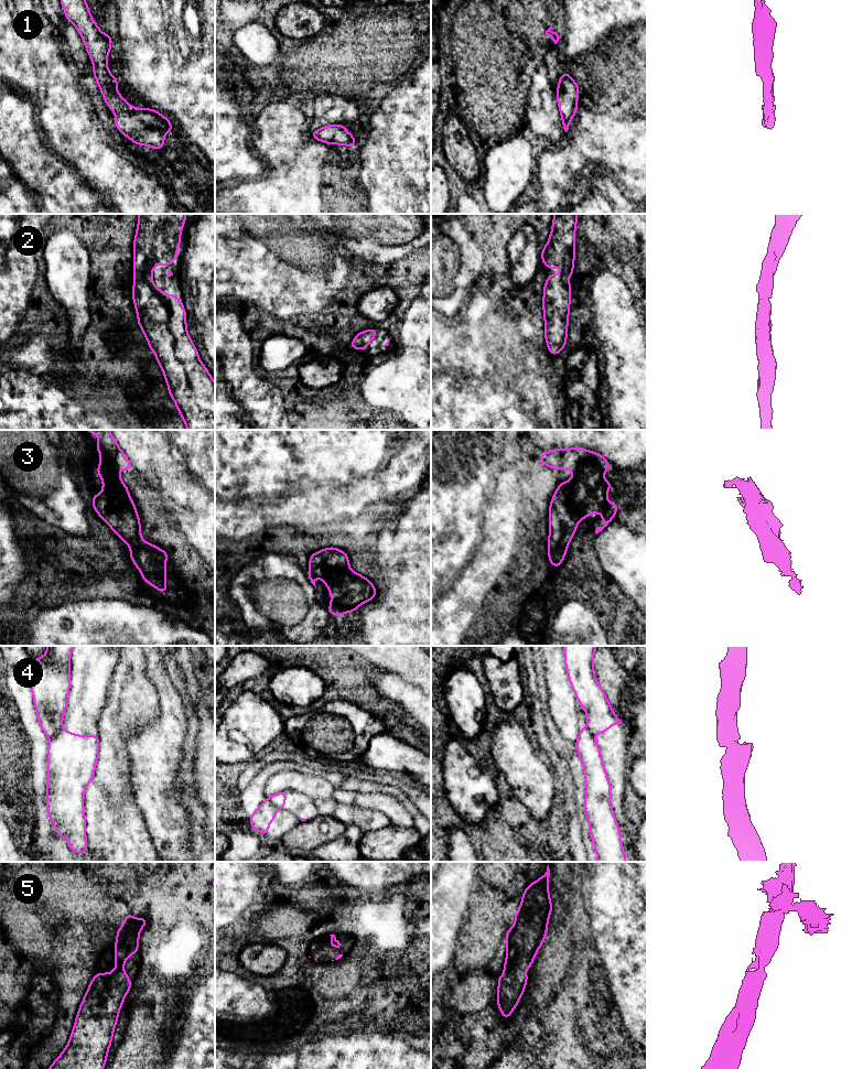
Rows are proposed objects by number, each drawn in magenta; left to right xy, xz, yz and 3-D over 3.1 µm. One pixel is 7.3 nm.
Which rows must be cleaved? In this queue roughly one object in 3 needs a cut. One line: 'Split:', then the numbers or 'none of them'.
Split: 4

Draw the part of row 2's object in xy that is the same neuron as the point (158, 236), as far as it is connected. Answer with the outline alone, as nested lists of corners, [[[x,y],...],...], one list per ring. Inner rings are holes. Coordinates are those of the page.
[[[139,214],[139,219],[138,219],[138,227],[136,231],[136,237],[133,241],[133,253],[134,253],[134,259],[133,259],[133,272],[134,272],[134,280],[133,280],[133,290],[132,290],[132,298],[133,298],[133,303],[134,307],[138,314],[138,325],[141,327],[143,334],[145,335],[145,338],[149,344],[149,348],[154,352],[155,358],[164,374],[164,379],[166,380],[168,388],[169,388],[169,393],[171,398],[174,400],[177,411],[181,414],[181,418],[185,422],[186,429],[187,430],[215,430],[215,382],[209,374],[209,371],[206,369],[204,364],[199,360],[198,358],[198,353],[196,347],[193,344],[193,341],[187,334],[187,328],[186,328],[186,312],[183,306],[183,303],[181,300],[176,298],[176,294],[170,294],[166,295],[164,291],[161,291],[158,289],[153,280],[150,278],[153,274],[153,267],[155,264],[173,264],[174,260],[177,256],[177,251],[180,248],[180,241],[181,241],[181,231],[183,228],[183,225],[186,220],[186,214]]]

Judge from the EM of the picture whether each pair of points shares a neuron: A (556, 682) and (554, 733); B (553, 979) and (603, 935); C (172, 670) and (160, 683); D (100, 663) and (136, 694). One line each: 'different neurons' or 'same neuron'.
A: different neurons
B: different neurons
C: different neurons
D: different neurons

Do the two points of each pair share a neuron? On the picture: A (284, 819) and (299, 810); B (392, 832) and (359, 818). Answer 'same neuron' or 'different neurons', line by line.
A: different neurons
B: different neurons

